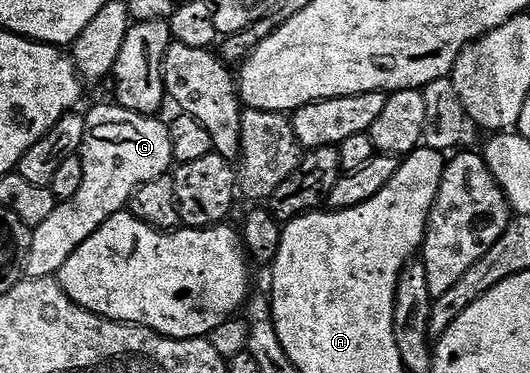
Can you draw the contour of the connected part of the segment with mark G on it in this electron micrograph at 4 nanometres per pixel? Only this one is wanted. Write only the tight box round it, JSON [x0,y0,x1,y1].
[24,102,173,279]

